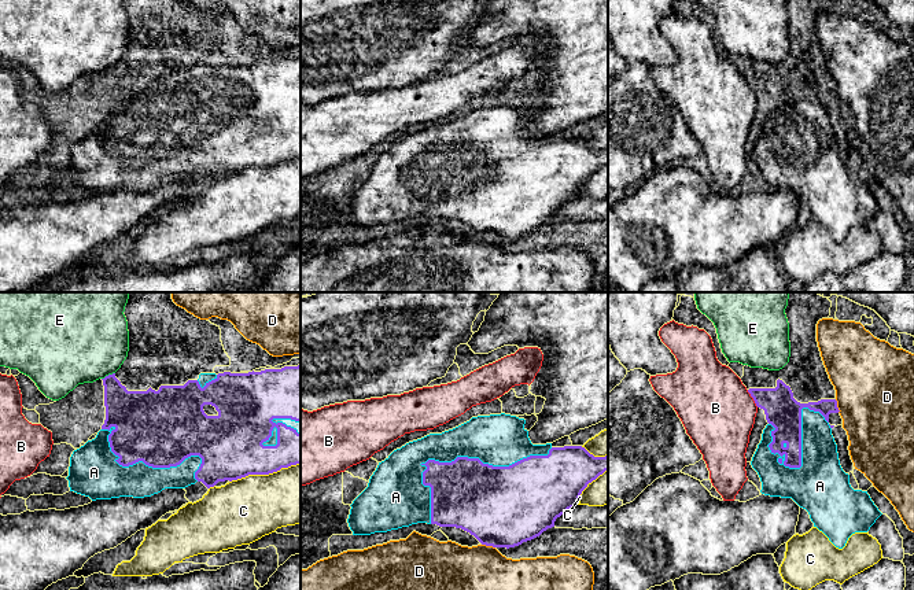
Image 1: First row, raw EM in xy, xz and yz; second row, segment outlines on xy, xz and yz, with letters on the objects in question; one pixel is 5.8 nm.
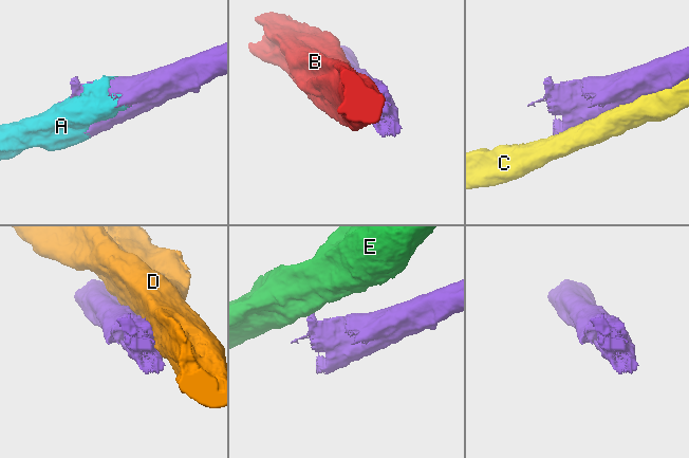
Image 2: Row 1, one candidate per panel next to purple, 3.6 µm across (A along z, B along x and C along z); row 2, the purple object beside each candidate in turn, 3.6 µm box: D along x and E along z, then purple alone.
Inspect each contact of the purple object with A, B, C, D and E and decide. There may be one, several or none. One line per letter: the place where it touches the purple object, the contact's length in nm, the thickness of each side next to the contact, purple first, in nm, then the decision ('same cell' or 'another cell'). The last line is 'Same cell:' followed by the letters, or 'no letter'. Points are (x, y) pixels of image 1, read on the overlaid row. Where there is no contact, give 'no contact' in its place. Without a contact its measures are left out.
A: meets purple in xz at (457, 457); contact 850 nm long; 400 nm thick on the purple side, 300 nm on the other; same cell
B: meets purple in yz at (752, 397); contact 120 nm long; 200 nm thick on the purple side, 420 nm on the other; another cell
C: meets purple in xy at (264, 474); contact 440 nm long; 380 nm thick on the purple side, 380 nm on the other; another cell
D: meets purple in xz at (489, 545); contact 80 nm long; 480 nm thick on the purple side, 280 nm on the other; another cell
E: meets purple in xy at (109, 375); contact 90 nm long; 240 nm thick on the purple side, 500 nm on the other; another cell
Same cell: A

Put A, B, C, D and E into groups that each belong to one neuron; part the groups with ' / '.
A / B / C / D / E

